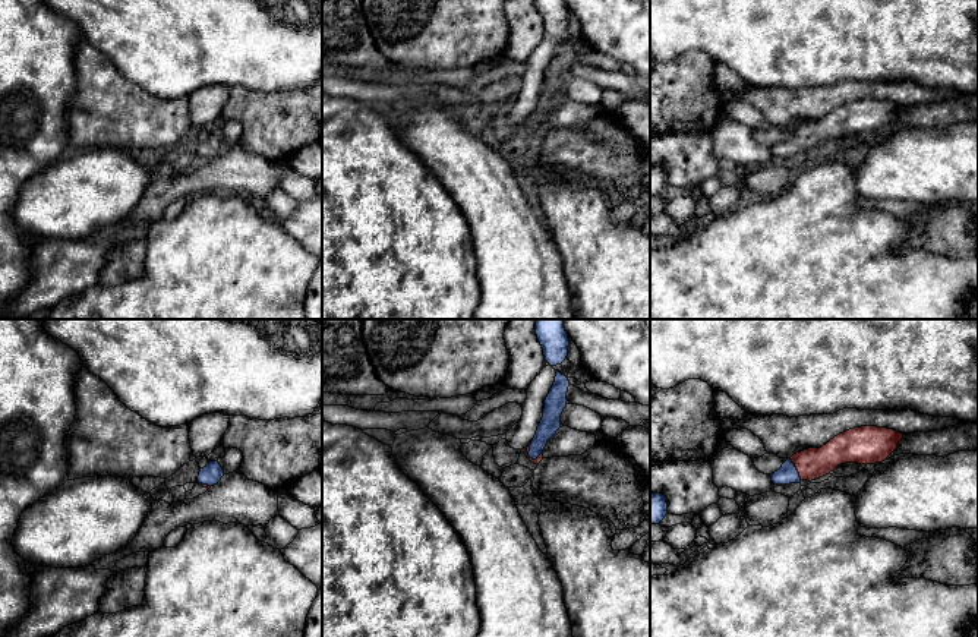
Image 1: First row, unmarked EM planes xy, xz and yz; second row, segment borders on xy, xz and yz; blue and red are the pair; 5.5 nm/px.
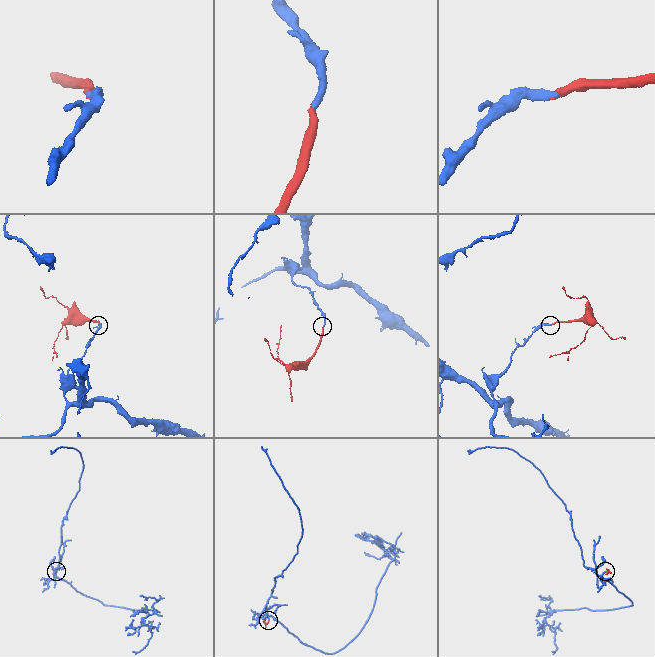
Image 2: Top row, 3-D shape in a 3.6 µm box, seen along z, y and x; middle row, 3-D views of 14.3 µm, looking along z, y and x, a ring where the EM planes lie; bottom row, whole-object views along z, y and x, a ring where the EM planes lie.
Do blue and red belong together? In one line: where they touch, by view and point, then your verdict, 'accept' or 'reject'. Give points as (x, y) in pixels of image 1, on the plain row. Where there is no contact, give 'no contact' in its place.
yz (795, 141) | accept

